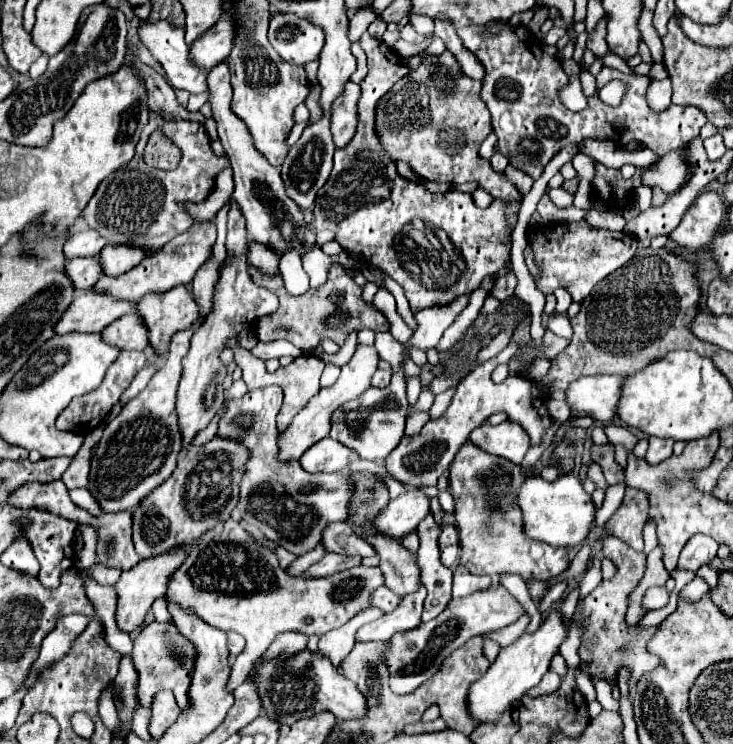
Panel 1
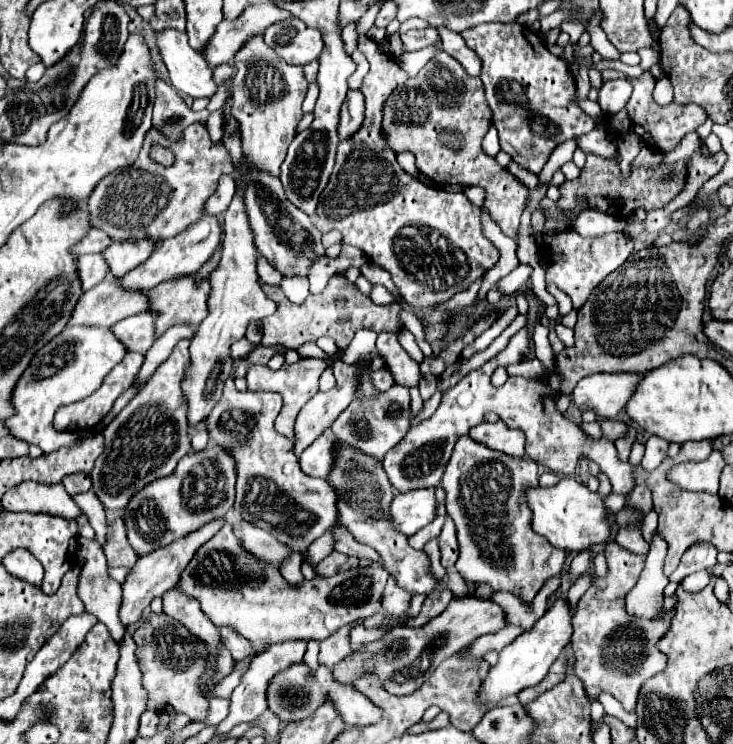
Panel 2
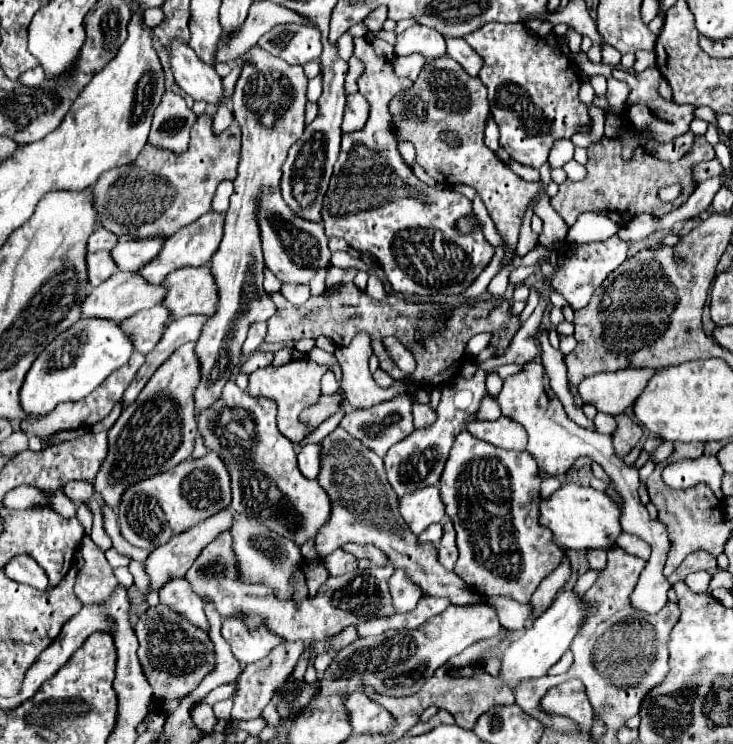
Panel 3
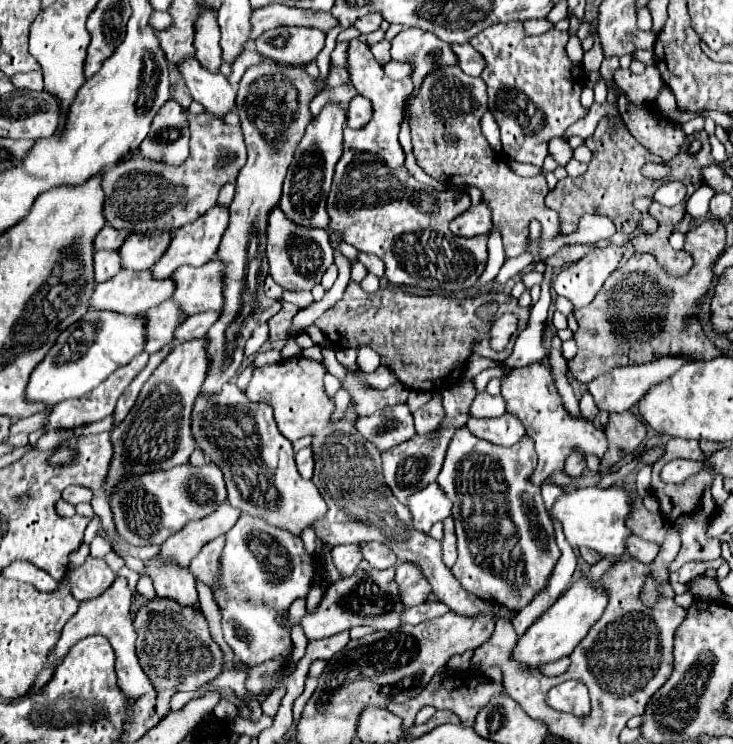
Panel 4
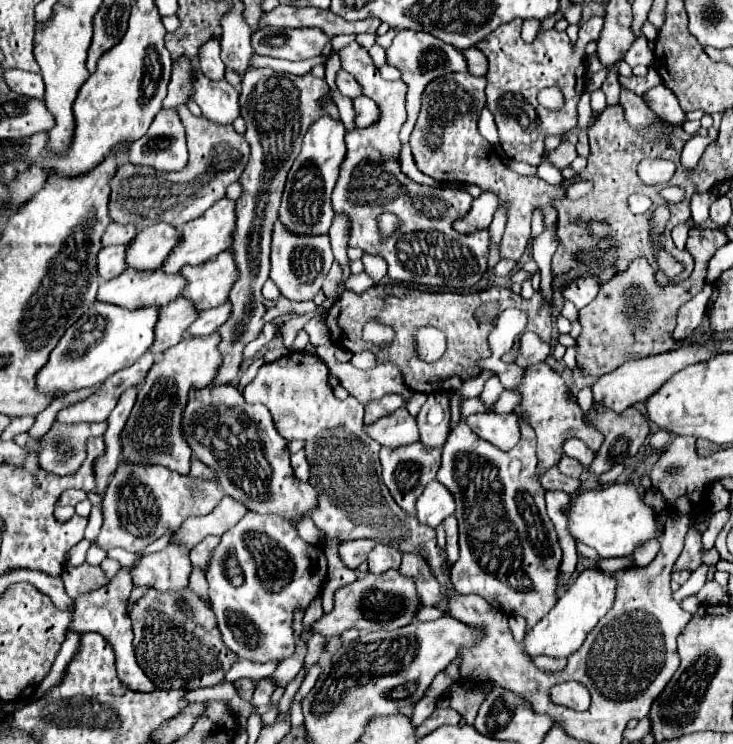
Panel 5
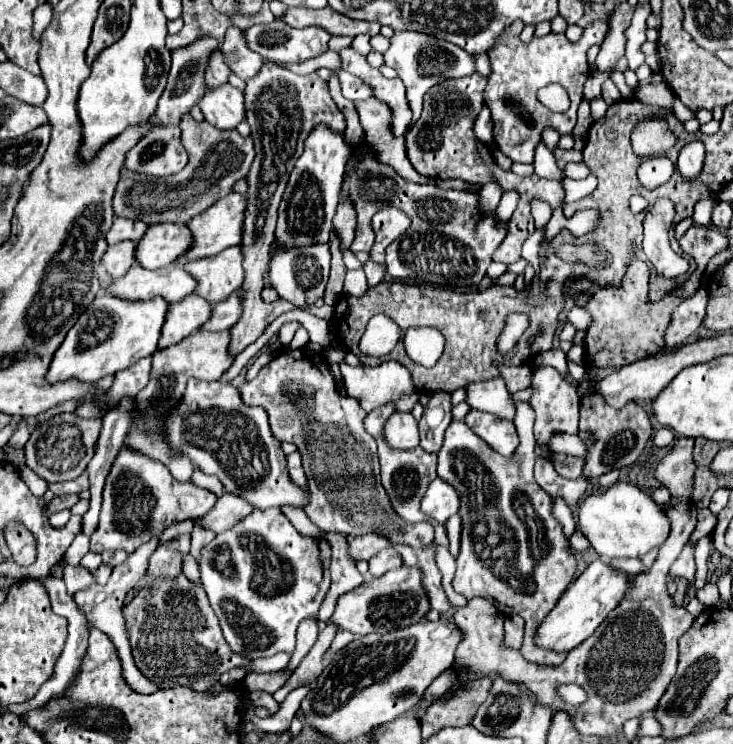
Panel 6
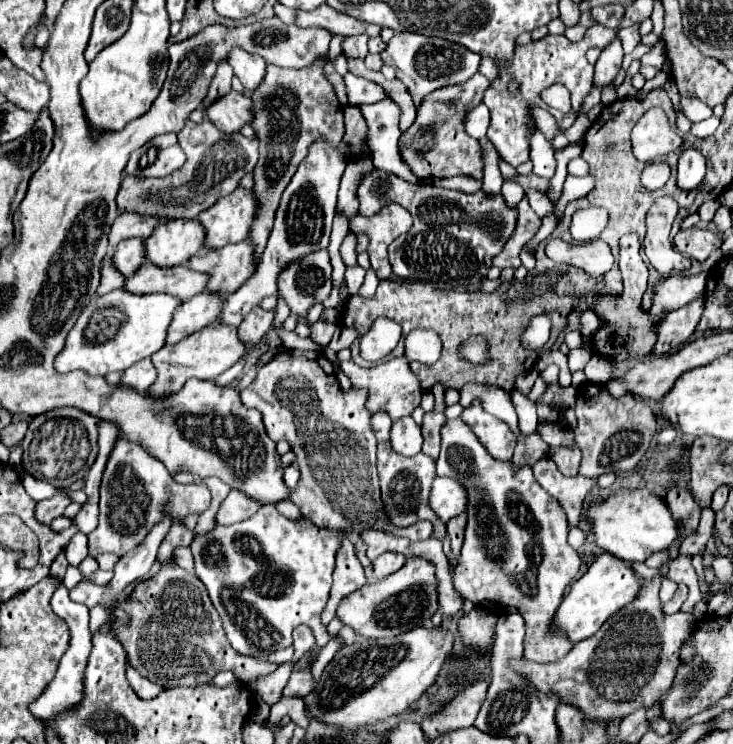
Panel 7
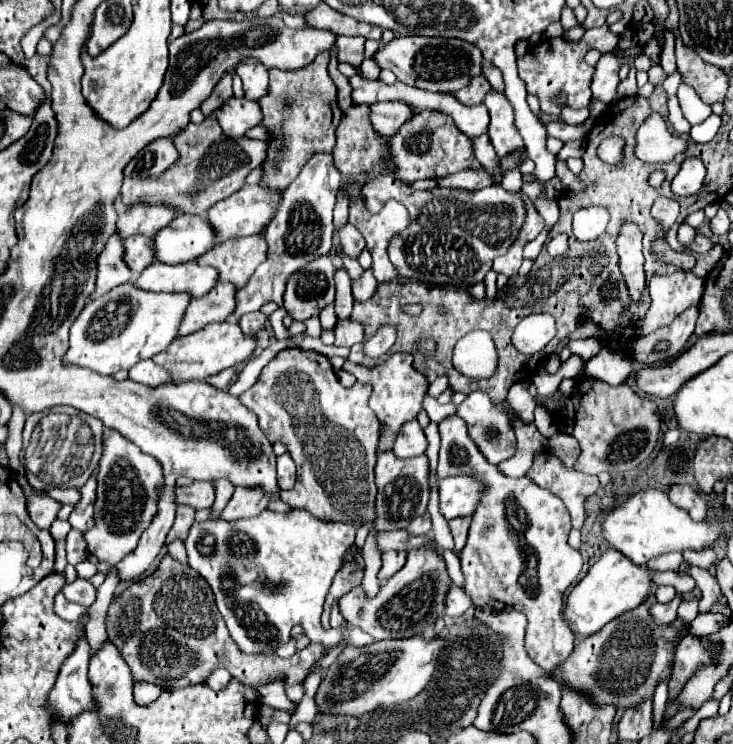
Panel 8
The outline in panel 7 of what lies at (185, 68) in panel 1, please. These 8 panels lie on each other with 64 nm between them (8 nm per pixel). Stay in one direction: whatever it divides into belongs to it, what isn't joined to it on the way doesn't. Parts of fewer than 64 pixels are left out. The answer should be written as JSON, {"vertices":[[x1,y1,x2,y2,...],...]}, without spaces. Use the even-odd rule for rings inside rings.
{"vertices":[[232,90,230,94,214,102,214,106,208,106,206,116,222,132,234,134,234,132,240,132,246,124,254,120,254,102,250,96,238,94]]}

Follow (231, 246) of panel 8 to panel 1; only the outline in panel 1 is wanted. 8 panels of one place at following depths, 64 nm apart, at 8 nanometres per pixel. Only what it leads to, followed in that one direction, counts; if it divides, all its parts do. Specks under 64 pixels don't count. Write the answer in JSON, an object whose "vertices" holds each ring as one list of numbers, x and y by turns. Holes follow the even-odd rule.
{"vertices":[[188,284,174,286,166,292,146,294,138,302,138,314,148,326,150,346,166,352,172,334,190,328,200,318,200,306]]}

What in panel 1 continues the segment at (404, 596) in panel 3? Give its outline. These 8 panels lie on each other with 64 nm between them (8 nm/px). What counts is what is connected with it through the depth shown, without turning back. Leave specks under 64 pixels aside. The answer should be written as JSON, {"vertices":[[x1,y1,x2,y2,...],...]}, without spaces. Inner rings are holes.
{"vertices":[[385,585,376,589,374,598,372,598,372,606,380,608,380,610,384,610,384,612,392,612,400,602,402,602,402,596,396,594,396,592,392,592,392,590,388,589]]}

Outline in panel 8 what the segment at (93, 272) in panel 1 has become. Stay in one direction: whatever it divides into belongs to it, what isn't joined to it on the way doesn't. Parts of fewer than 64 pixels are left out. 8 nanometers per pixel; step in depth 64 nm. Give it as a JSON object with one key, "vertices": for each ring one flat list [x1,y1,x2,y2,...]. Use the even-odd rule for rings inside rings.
{"vertices":[[142,234,126,238,126,264,130,266,134,276,138,276,146,266,150,266,154,258,154,238]]}

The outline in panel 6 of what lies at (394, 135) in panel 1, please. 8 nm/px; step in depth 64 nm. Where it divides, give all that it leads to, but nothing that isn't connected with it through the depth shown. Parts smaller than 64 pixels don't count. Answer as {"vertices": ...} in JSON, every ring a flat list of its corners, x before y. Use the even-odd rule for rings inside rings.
{"vertices":[[472,74,470,78,458,78,450,82,442,82,434,88,430,88,424,96,424,110,418,122,408,130,406,134,406,154,416,172,428,178,462,178,472,184,486,184,492,176,498,180,502,190,518,190,520,192,520,202,516,212,512,214,508,234,502,242,502,246,494,252,494,262,502,264,514,264,520,260,520,250,524,240,536,230,534,228,534,218,530,214,530,200,532,198,542,198,556,208,562,198,564,190,562,184,556,180,546,180,536,174,532,176,516,176,514,172,504,172,496,166,490,150,486,144,482,144,474,132,472,132,472,122,474,116,480,112,484,100,482,92,486,86,486,78,480,74]]}

